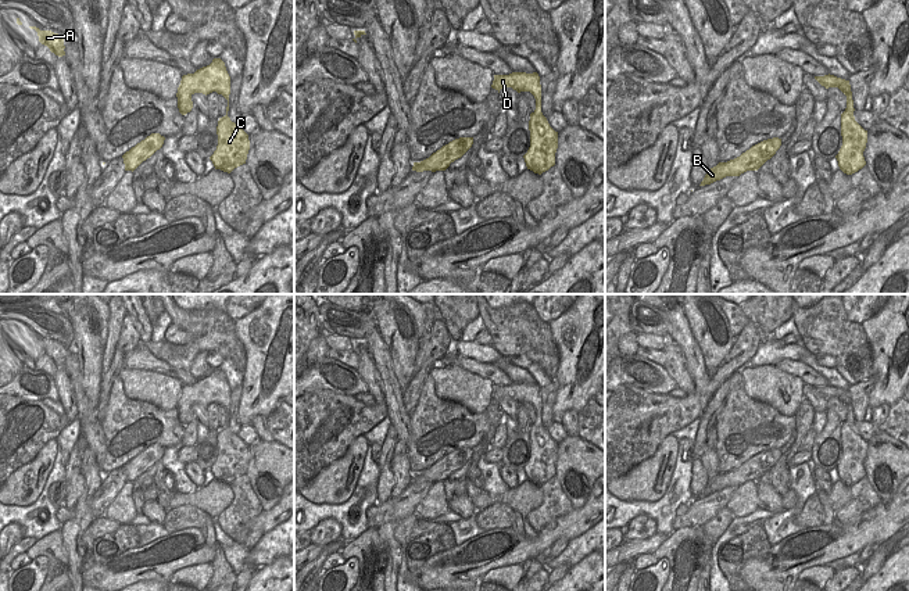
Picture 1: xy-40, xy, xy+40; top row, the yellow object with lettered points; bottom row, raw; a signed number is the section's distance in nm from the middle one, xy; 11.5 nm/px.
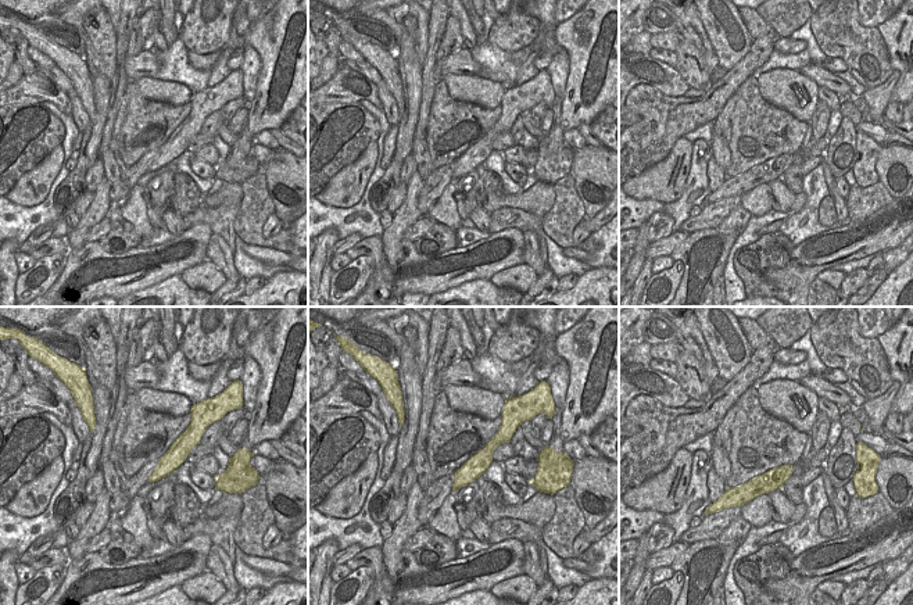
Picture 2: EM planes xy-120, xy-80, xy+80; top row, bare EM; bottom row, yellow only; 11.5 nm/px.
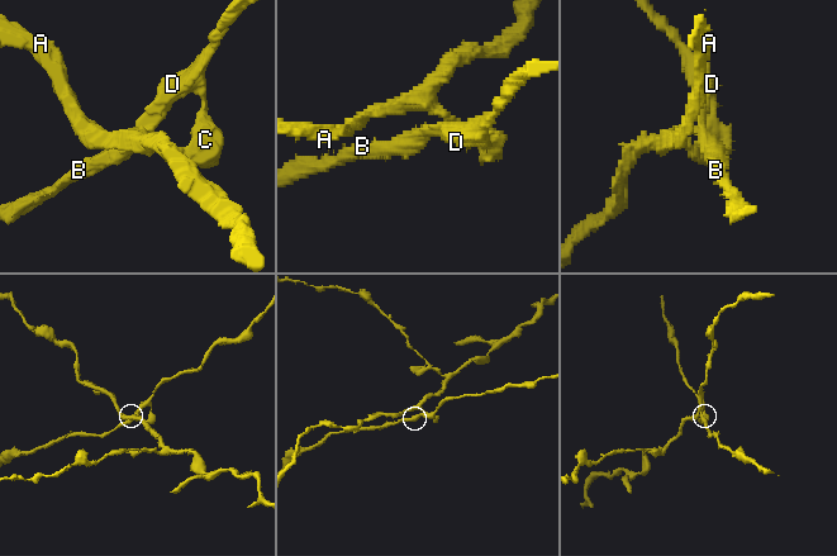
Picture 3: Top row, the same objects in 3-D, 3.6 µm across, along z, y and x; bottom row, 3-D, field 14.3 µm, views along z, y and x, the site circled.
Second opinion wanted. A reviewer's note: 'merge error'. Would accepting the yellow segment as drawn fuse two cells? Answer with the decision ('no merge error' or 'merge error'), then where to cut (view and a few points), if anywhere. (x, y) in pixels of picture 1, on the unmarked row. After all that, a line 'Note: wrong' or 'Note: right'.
merge error | xy+40 (845, 421), (852, 423)
Note: right

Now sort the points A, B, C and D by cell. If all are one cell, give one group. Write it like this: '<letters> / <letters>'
A C / B D

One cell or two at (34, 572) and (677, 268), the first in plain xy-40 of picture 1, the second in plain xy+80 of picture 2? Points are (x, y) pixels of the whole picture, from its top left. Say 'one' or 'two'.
one

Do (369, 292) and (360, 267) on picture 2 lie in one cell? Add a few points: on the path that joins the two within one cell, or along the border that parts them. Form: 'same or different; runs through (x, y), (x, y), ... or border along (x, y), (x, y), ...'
different; border along (372, 271), (367, 286), (361, 292)

